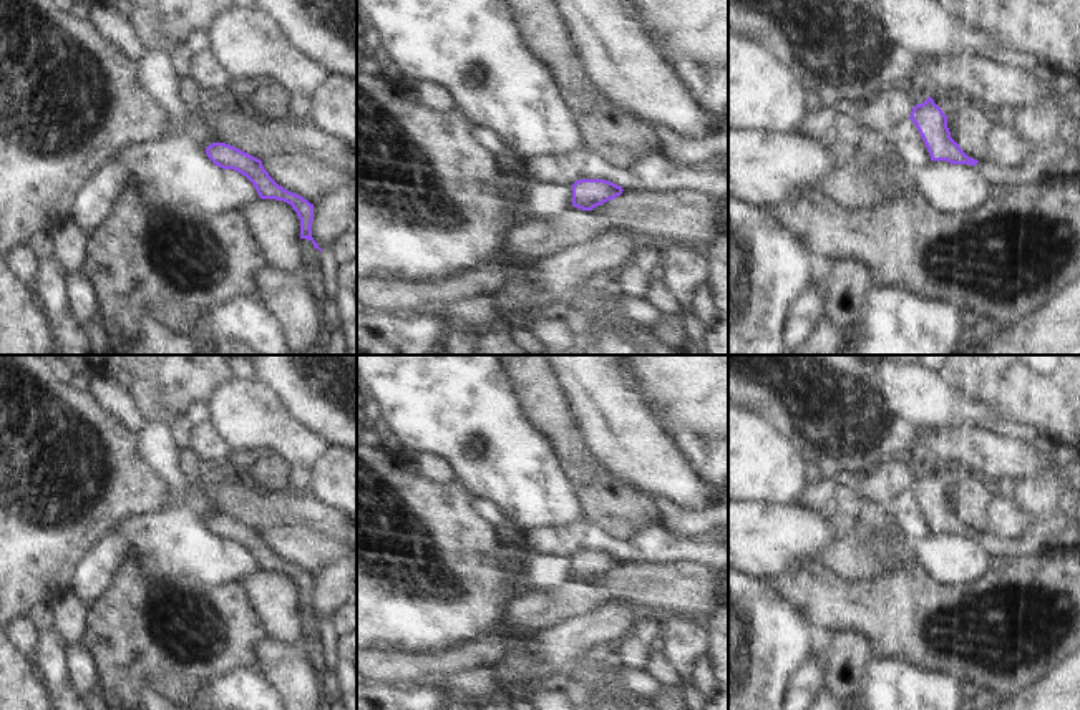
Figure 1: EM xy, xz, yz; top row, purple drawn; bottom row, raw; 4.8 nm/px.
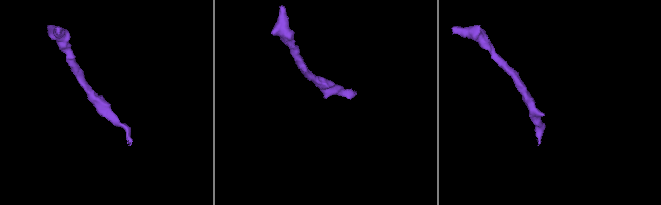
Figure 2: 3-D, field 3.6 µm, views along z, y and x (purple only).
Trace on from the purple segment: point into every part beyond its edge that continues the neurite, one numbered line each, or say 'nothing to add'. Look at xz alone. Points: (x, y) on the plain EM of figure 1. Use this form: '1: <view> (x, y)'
nothing to add

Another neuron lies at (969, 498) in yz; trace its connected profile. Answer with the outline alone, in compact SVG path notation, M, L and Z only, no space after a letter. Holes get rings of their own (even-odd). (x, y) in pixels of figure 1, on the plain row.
M966 471L964 478L947 488L951 509L961 521L977 532L987 531L987 511L992 499L992 486L982 476Z

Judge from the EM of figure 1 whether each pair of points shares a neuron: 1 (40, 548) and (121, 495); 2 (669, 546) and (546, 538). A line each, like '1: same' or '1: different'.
1: same
2: same

